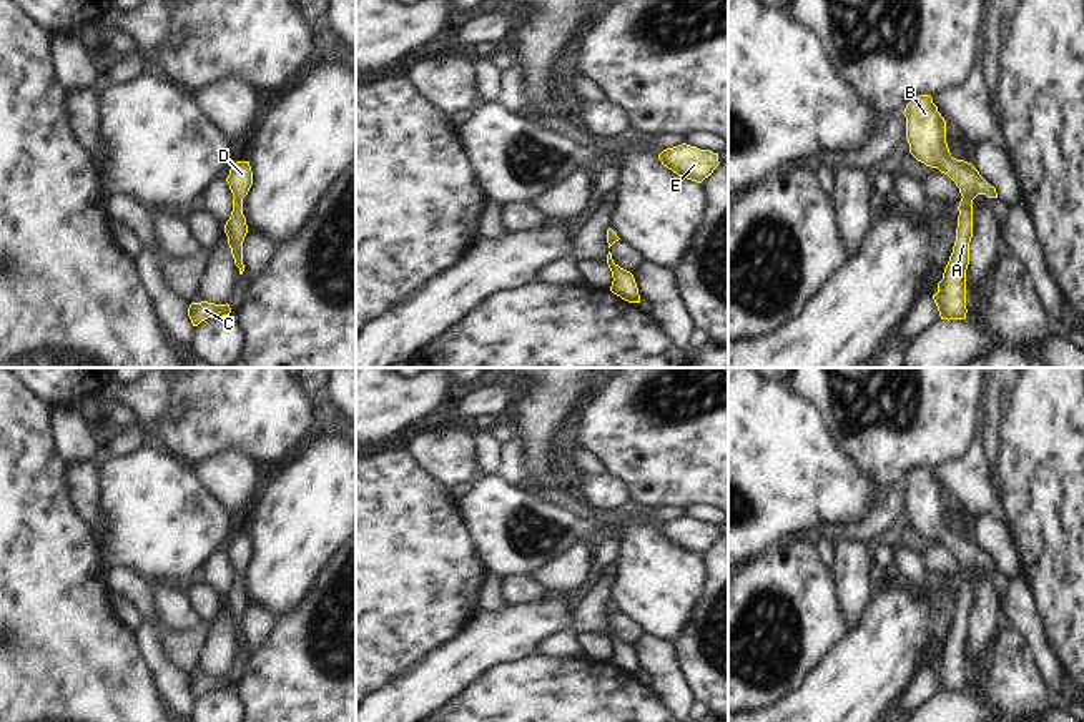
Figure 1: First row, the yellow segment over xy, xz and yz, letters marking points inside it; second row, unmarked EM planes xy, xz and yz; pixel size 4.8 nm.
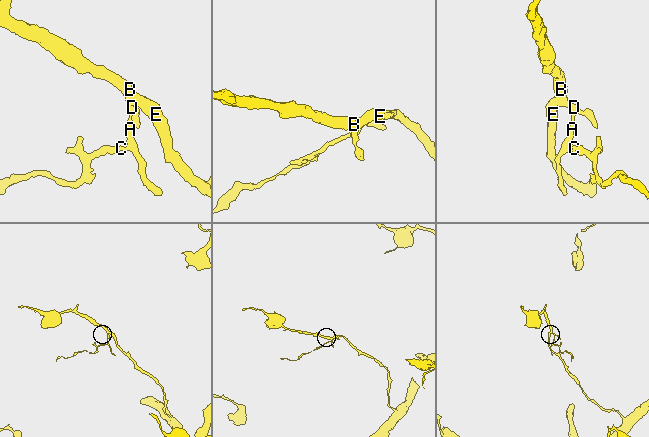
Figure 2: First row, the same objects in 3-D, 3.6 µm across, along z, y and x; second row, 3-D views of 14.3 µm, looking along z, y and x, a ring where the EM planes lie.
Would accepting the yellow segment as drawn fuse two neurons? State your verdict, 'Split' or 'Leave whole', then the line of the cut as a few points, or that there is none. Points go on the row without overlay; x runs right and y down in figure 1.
Leave whole. No split.

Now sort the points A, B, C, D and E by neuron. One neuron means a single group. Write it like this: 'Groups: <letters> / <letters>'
Groups: A B C D E.

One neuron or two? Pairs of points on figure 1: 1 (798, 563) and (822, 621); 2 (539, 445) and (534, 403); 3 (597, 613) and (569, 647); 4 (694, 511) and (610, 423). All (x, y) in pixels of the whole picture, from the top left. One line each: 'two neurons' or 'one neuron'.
1: one neuron
2: one neuron
3: one neuron
4: two neurons

